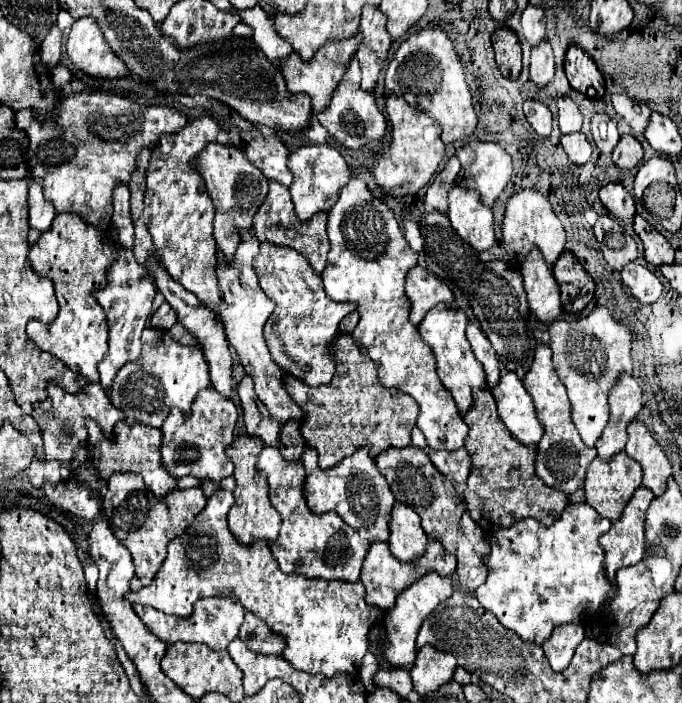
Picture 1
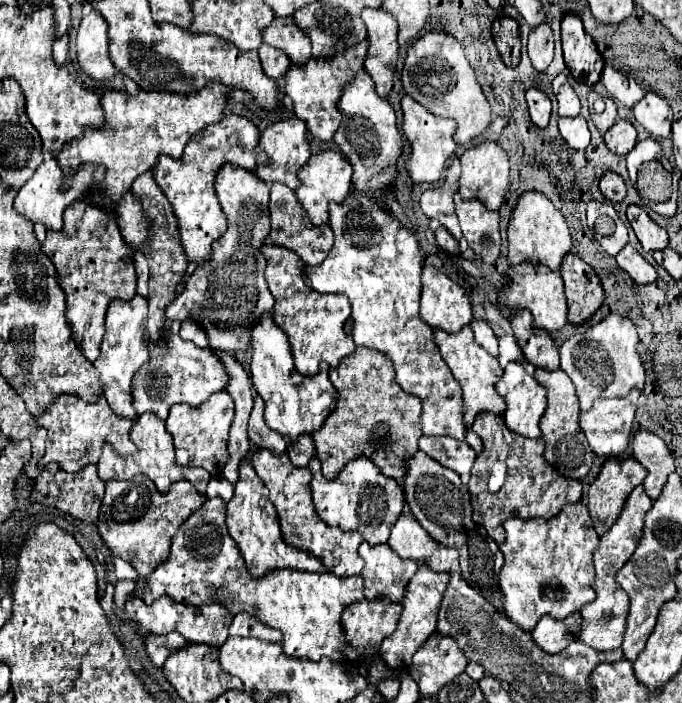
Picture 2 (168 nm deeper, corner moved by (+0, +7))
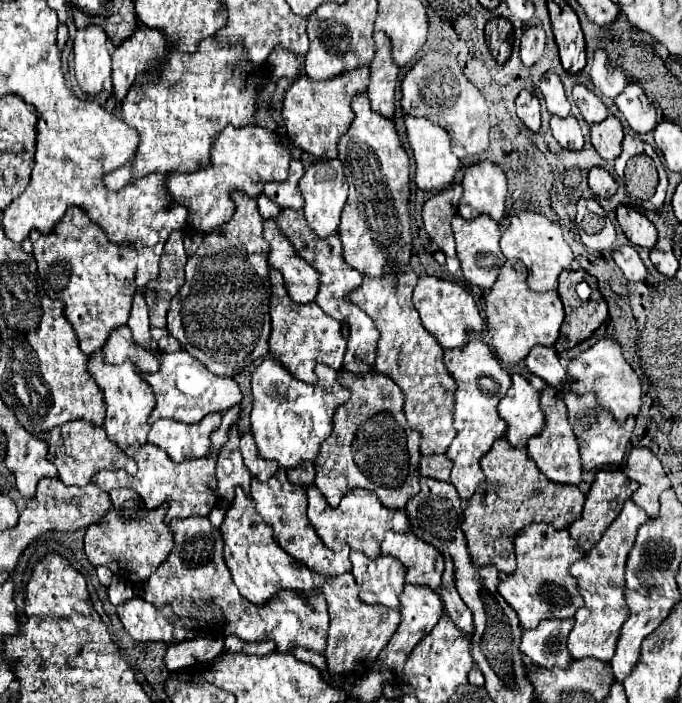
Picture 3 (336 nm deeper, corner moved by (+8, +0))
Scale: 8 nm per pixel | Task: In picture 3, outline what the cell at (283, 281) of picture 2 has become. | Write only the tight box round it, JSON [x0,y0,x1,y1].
[270,270,346,384]

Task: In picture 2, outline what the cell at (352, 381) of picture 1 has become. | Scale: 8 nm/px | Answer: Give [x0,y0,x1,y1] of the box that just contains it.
[312,347,420,483]

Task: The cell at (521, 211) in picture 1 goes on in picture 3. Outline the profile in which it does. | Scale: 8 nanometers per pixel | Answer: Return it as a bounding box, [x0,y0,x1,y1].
[500,212,574,292]

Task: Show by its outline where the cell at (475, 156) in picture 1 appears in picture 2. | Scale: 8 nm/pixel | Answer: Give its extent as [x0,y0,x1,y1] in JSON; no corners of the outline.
[458,141,510,211]

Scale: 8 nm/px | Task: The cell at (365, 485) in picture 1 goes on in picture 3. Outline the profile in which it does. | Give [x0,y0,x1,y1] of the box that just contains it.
[306,486,410,558]

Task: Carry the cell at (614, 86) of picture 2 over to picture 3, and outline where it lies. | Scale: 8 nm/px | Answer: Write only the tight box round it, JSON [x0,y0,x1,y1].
[590,50,628,98]

